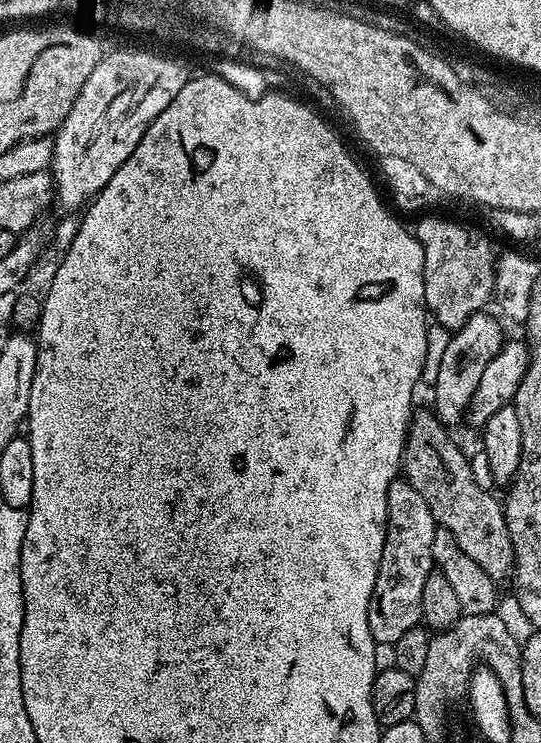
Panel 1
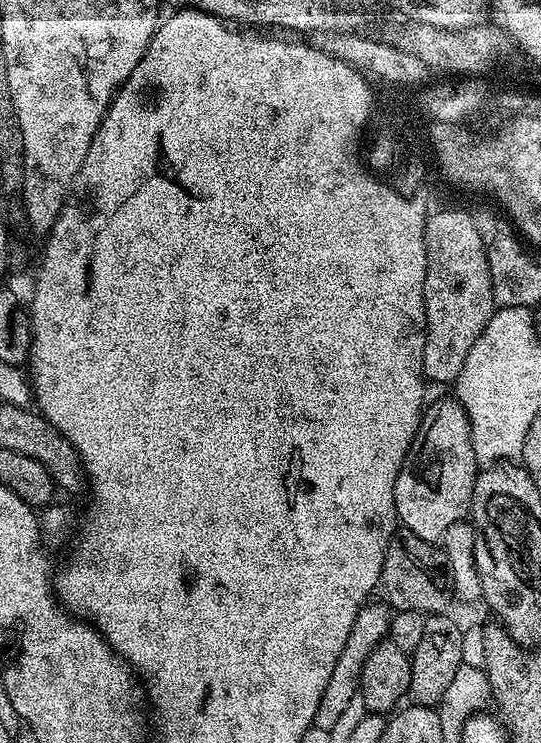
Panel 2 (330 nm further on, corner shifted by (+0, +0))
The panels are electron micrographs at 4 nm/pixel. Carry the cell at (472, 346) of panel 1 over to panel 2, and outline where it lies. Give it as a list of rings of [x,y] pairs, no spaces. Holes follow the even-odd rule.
[[[455,398],[436,400],[433,404],[431,401],[420,417],[416,436],[400,468],[398,482],[394,482],[394,506],[397,521],[407,531],[418,534],[418,538],[433,542],[439,541],[454,522],[465,519],[469,515],[477,471],[478,461],[472,445],[472,427],[466,410]]]

